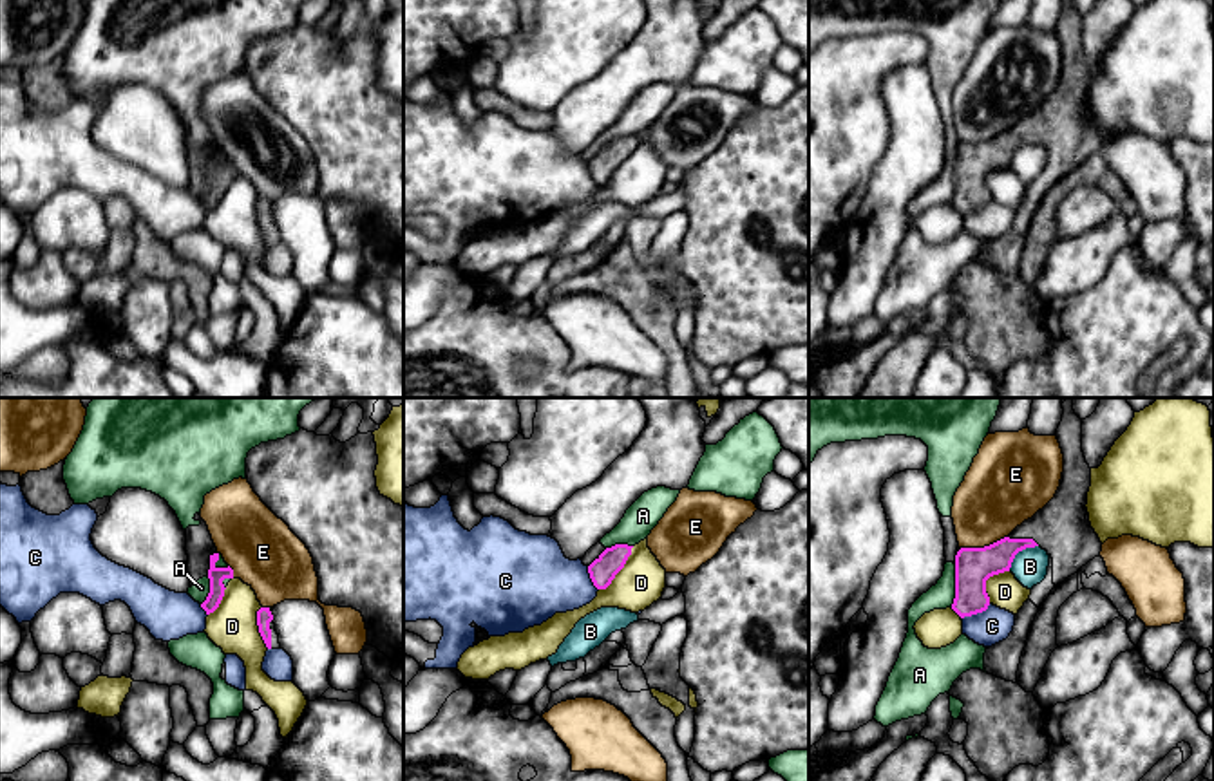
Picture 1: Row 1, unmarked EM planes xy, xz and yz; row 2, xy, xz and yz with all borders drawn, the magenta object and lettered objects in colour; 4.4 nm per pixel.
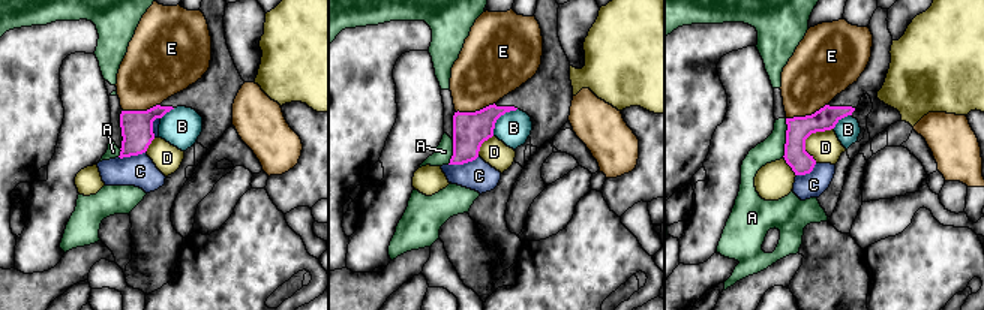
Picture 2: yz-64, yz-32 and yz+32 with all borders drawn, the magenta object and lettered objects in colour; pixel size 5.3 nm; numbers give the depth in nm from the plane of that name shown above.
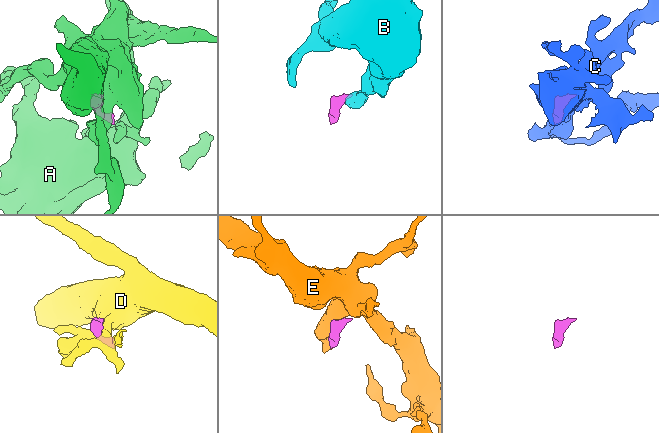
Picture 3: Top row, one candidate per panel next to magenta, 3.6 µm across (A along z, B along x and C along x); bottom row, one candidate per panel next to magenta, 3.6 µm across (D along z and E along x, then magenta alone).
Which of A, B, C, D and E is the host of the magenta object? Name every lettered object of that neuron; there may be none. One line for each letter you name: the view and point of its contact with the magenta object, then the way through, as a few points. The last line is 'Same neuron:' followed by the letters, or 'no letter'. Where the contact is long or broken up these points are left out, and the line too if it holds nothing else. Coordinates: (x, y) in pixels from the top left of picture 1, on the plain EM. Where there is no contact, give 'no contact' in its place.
Same neuron: no letter

